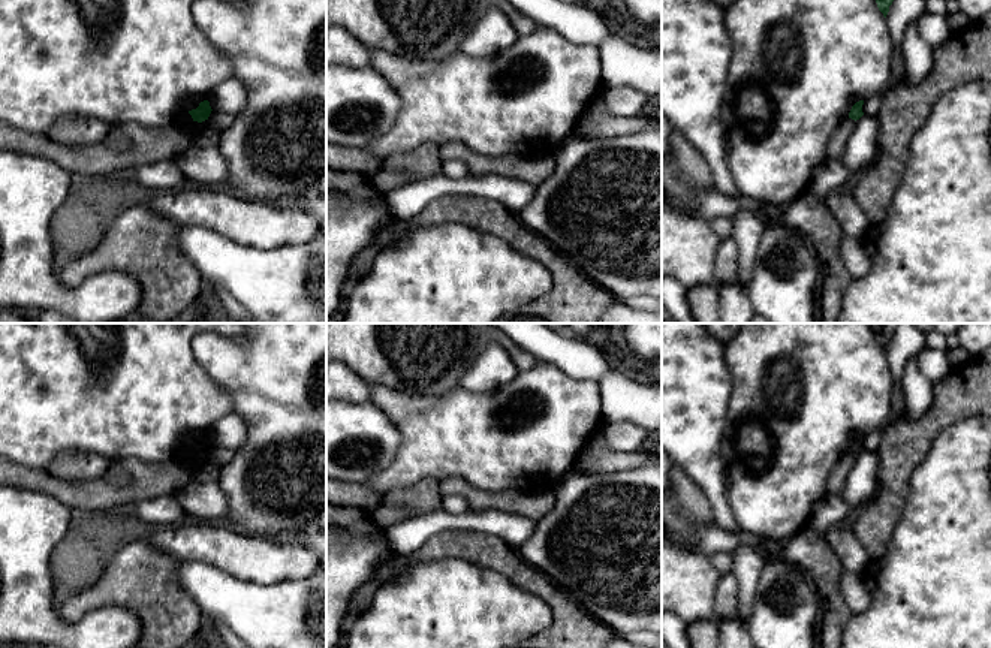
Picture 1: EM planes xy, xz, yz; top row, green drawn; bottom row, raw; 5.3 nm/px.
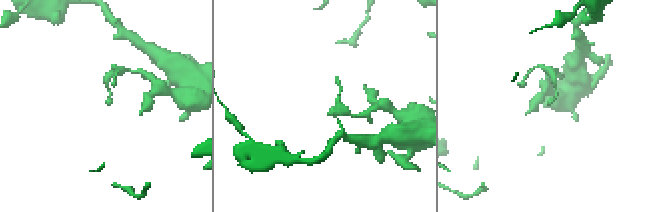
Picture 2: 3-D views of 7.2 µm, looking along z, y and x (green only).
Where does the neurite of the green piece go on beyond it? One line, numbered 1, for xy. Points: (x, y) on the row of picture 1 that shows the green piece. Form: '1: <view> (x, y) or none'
1: none

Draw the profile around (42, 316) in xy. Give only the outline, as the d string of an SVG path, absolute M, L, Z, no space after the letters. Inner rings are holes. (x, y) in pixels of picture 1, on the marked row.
M39 310L31 314L31 323L76 323L76 320L54 310Z

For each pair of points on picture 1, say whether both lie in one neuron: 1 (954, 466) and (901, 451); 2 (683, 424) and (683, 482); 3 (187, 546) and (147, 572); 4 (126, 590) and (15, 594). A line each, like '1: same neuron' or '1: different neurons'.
1: different neurons
2: different neurons
3: different neurons
4: different neurons

